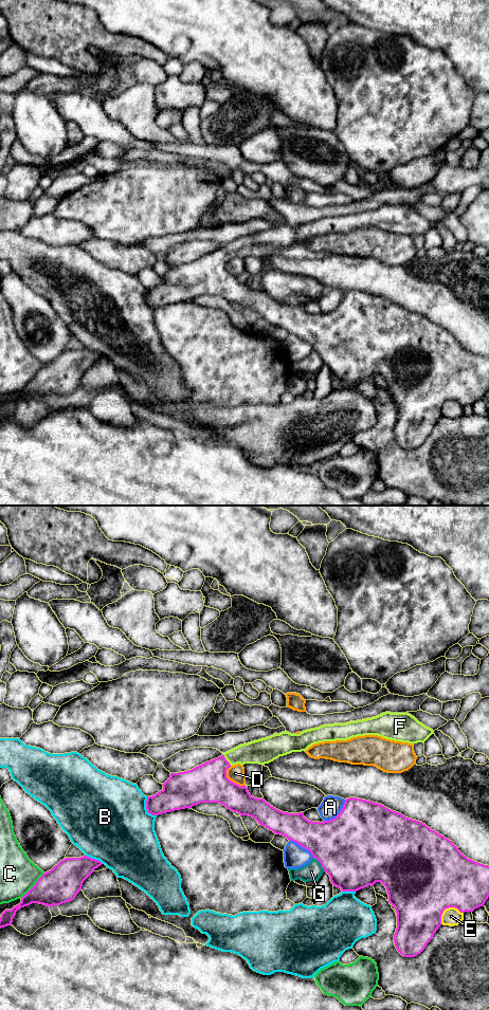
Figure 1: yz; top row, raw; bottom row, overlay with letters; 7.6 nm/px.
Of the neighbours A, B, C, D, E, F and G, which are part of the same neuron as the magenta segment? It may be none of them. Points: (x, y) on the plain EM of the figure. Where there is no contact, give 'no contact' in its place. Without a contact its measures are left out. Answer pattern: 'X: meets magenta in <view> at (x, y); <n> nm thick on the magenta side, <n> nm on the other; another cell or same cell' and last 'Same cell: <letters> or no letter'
A: meets magenta in yz at (339, 306); 500 nm thick on the magenta side, 160 nm on the other; another cell
B: meets magenta in yz at (146, 300); 220 nm thick on the magenta side, 500 nm on the other; another cell
C: meets magenta in yz at (34, 378); 280 nm thick on the magenta side, 280 nm on the other; another cell
D: meets magenta in yz at (230, 273); 300 nm thick on the magenta side, 130 nm on the other; another cell
E: meets magenta in yz at (447, 400); 500 nm thick on the magenta side, 140 nm on the other; another cell
F: meets magenta in yz at (225, 252); 300 nm thick on the magenta side, 180 nm on the other; same cell
G: meets magenta in yz at (321, 356); 500 nm thick on the magenta side, 140 nm on the other; another cell
Same cell: F

